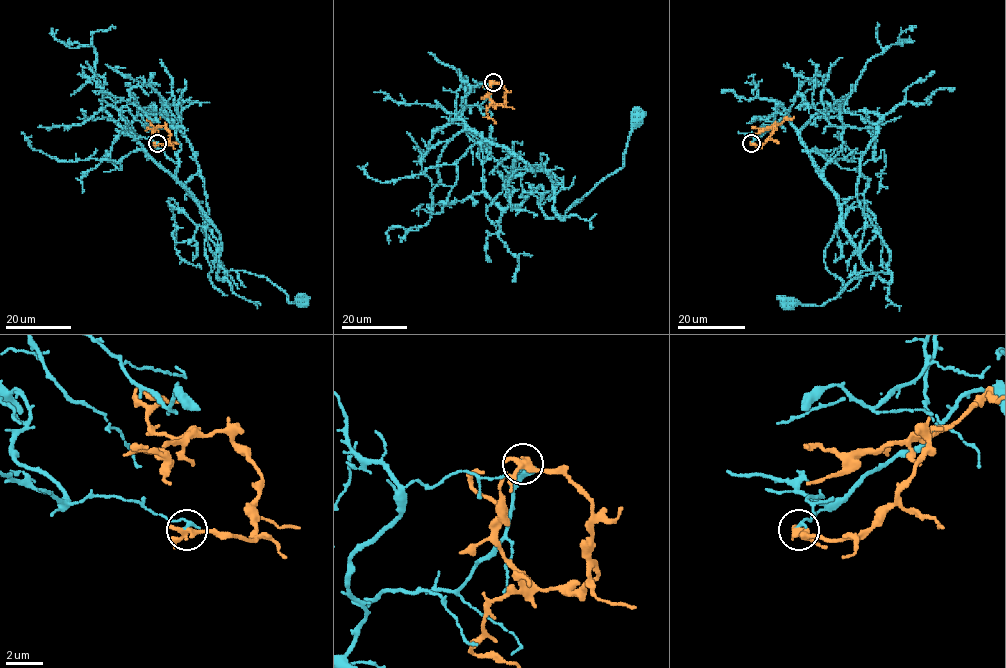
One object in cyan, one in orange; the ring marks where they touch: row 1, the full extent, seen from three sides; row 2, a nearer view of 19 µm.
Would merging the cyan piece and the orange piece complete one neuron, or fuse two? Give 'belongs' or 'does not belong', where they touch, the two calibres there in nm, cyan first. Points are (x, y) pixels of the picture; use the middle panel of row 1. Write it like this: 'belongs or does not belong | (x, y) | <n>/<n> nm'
does not belong | (493, 82) | 180/320 nm

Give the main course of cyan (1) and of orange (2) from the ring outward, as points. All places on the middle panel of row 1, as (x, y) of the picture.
1: (493, 82), (471, 87), (461, 117), (556, 179), (554, 209), (560, 219), (623, 166), (637, 117)
2: (493, 82), (505, 89), (505, 102), (489, 106), (484, 115), (496, 124)

